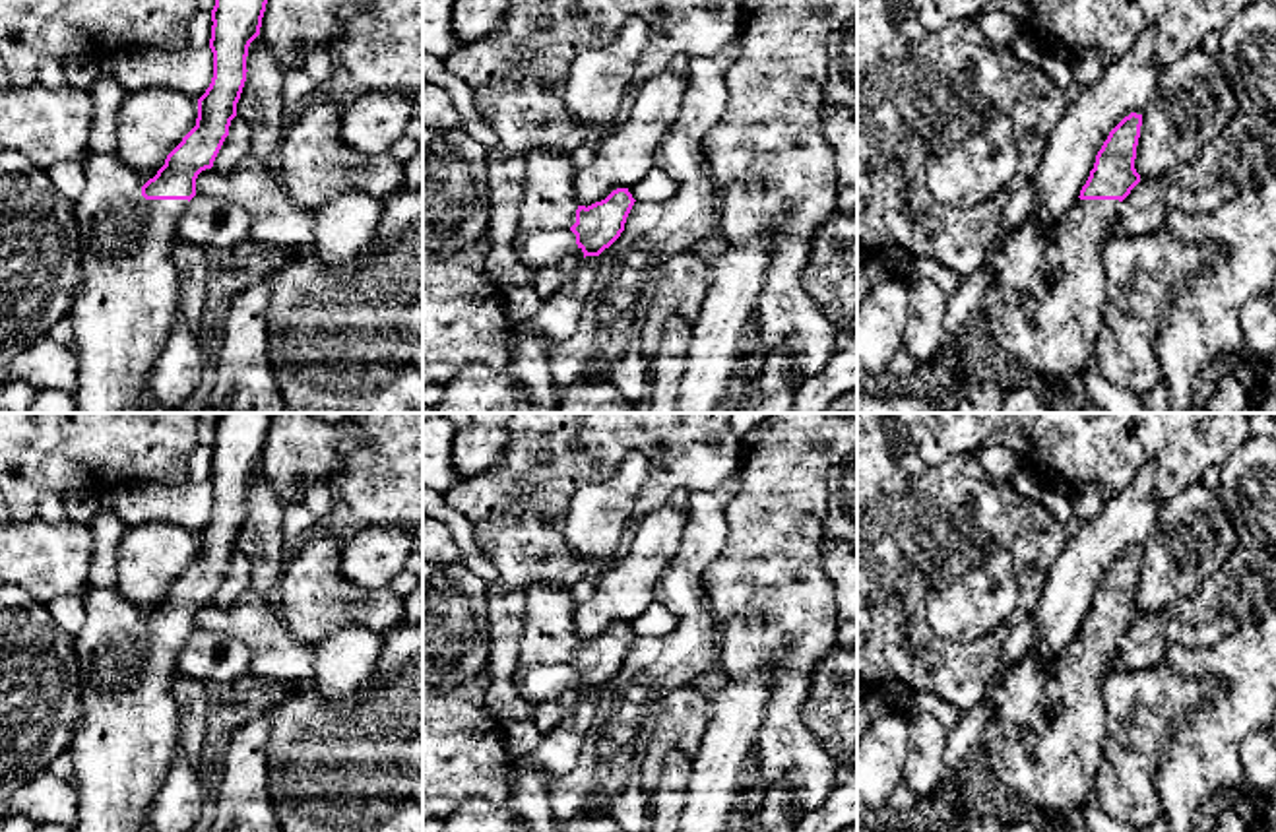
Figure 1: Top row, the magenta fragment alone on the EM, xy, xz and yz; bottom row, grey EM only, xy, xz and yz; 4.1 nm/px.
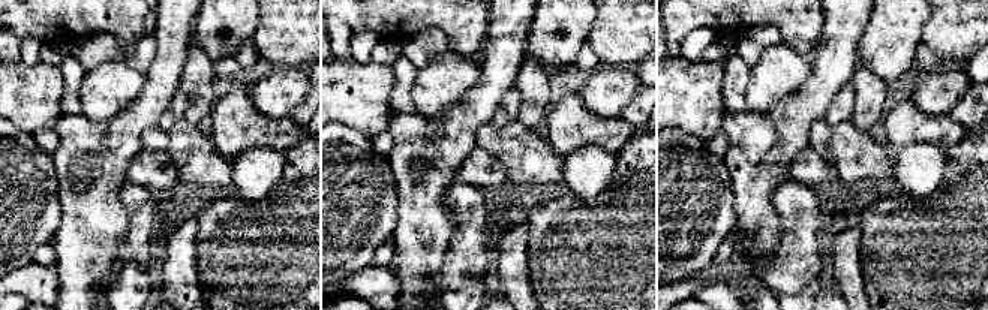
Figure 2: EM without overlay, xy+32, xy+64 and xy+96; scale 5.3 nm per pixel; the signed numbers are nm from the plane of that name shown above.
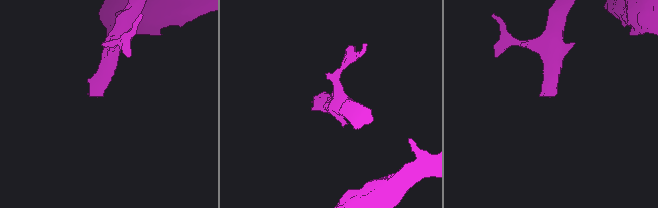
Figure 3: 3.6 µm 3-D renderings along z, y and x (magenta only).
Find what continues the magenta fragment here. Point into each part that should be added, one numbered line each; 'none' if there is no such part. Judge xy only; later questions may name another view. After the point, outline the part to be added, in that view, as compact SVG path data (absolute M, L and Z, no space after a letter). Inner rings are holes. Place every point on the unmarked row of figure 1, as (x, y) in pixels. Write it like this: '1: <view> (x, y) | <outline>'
1: xy (125, 745) | M87 586L81 593L85 623L74 634L80 663L81 720L72 735L68 754L74 762L78 822L74 832L147 832L149 809L173 768L180 712L173 698L180 650L188 634L145 634L142 621L149 615L136 609L118 590Z

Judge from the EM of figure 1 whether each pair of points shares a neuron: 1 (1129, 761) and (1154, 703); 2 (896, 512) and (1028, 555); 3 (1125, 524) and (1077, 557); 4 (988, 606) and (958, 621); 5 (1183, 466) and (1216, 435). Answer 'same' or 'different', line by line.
1: same
2: same
3: same
4: same
5: same

